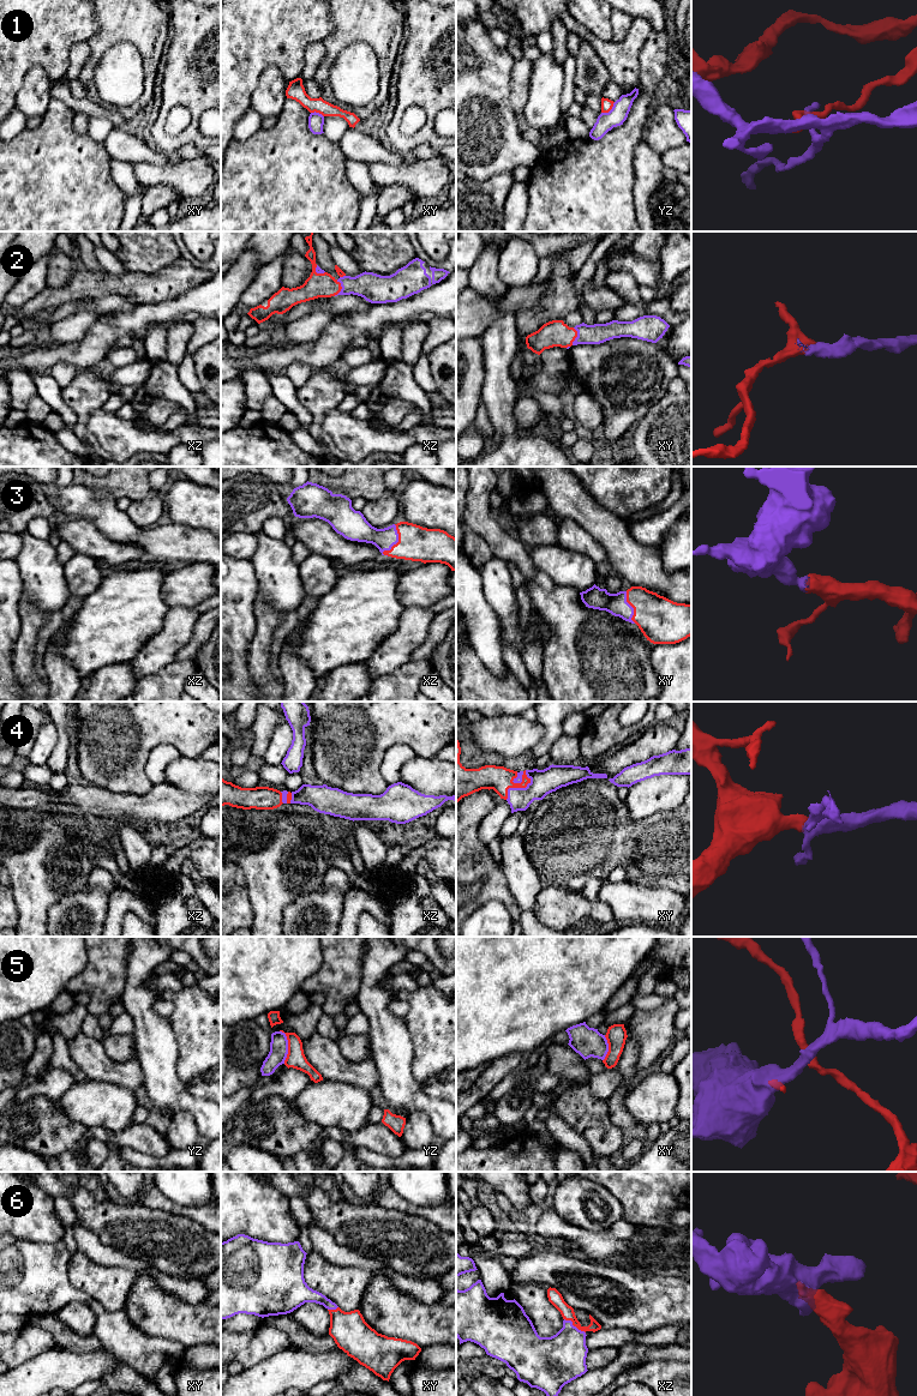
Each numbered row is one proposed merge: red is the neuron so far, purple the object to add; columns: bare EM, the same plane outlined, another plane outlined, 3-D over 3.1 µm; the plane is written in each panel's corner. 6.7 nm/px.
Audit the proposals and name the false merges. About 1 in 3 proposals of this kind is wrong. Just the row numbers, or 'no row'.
1, 5

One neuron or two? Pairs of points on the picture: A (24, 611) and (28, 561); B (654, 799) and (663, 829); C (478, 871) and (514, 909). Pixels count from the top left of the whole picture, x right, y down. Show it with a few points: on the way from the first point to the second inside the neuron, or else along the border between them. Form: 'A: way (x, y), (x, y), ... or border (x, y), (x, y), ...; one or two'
A: border (21, 597), (28, 597), (39, 608), (49, 613); two
B: border (678, 806), (640, 819), (634, 819), (629, 812); two
C: way (487, 879), (508, 900); one

